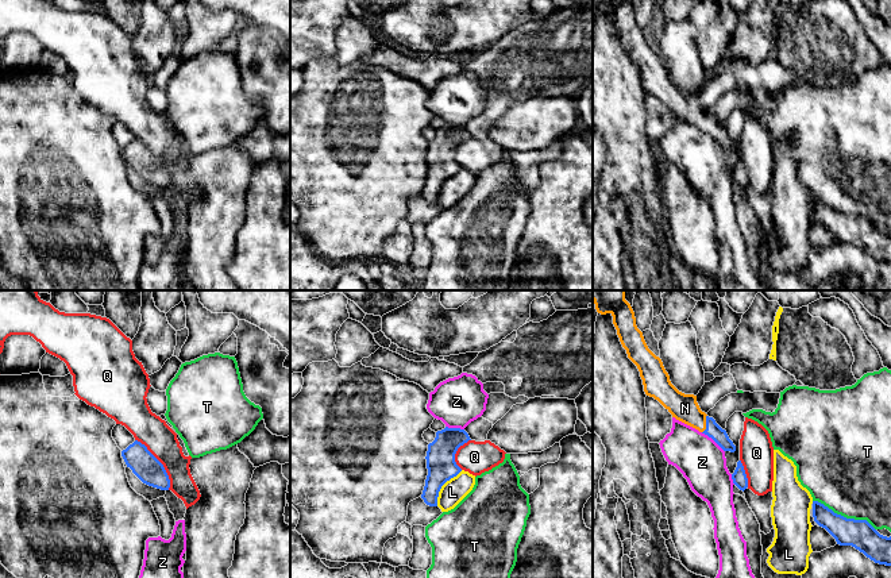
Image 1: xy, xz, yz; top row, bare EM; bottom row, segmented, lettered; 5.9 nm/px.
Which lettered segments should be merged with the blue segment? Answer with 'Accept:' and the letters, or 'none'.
Accept: N

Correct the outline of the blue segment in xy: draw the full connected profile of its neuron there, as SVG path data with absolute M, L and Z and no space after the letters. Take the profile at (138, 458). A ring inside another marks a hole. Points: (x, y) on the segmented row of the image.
M135 440L122 451L122 456L127 467L130 467L143 483L161 490L169 490L170 479L163 465L144 444Z

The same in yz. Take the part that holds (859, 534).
M813 501L814 521L840 546L852 546L879 564L891 566L891 536L880 535L867 520L846 519Z

